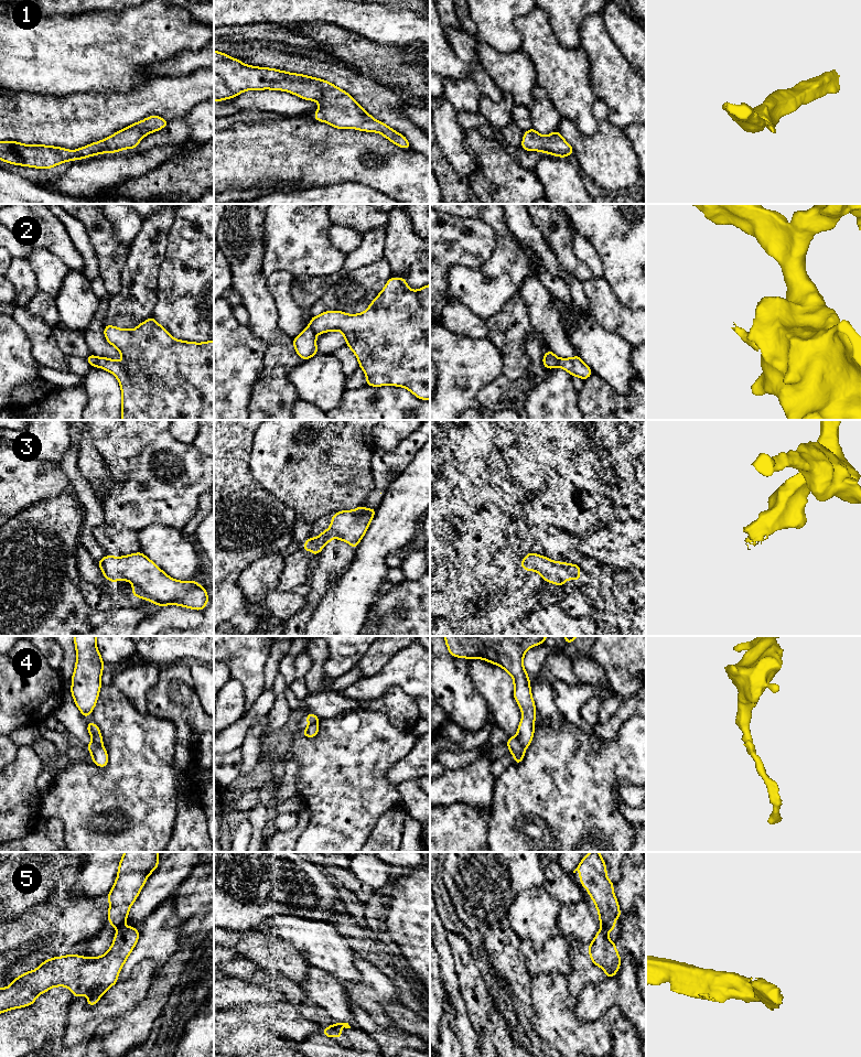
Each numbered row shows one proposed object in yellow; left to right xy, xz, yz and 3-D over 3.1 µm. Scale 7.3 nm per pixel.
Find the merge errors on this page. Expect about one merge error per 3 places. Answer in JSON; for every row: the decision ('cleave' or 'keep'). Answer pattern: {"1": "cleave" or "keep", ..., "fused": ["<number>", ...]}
{"1": "keep", "2": "cleave", "3": "keep", "4": "cleave", "5": "cleave", "fused": ["2", "4", "5"]}

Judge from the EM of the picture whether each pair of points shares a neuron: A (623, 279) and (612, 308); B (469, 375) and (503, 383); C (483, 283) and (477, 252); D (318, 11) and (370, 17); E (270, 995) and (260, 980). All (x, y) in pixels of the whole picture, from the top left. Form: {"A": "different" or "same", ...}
{"A": "different", "B": "different", "C": "different", "D": "same", "E": "different"}

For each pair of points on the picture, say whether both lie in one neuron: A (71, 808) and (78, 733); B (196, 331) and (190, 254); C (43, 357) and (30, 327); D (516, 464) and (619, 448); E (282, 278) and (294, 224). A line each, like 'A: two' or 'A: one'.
A: two
B: one
C: one
D: two
E: two

